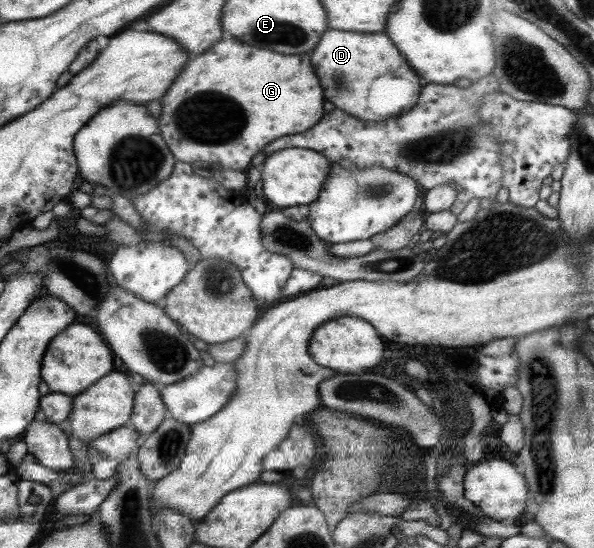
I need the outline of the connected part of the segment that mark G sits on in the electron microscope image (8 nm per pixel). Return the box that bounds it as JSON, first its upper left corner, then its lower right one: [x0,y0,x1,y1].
[158,32,324,170]

